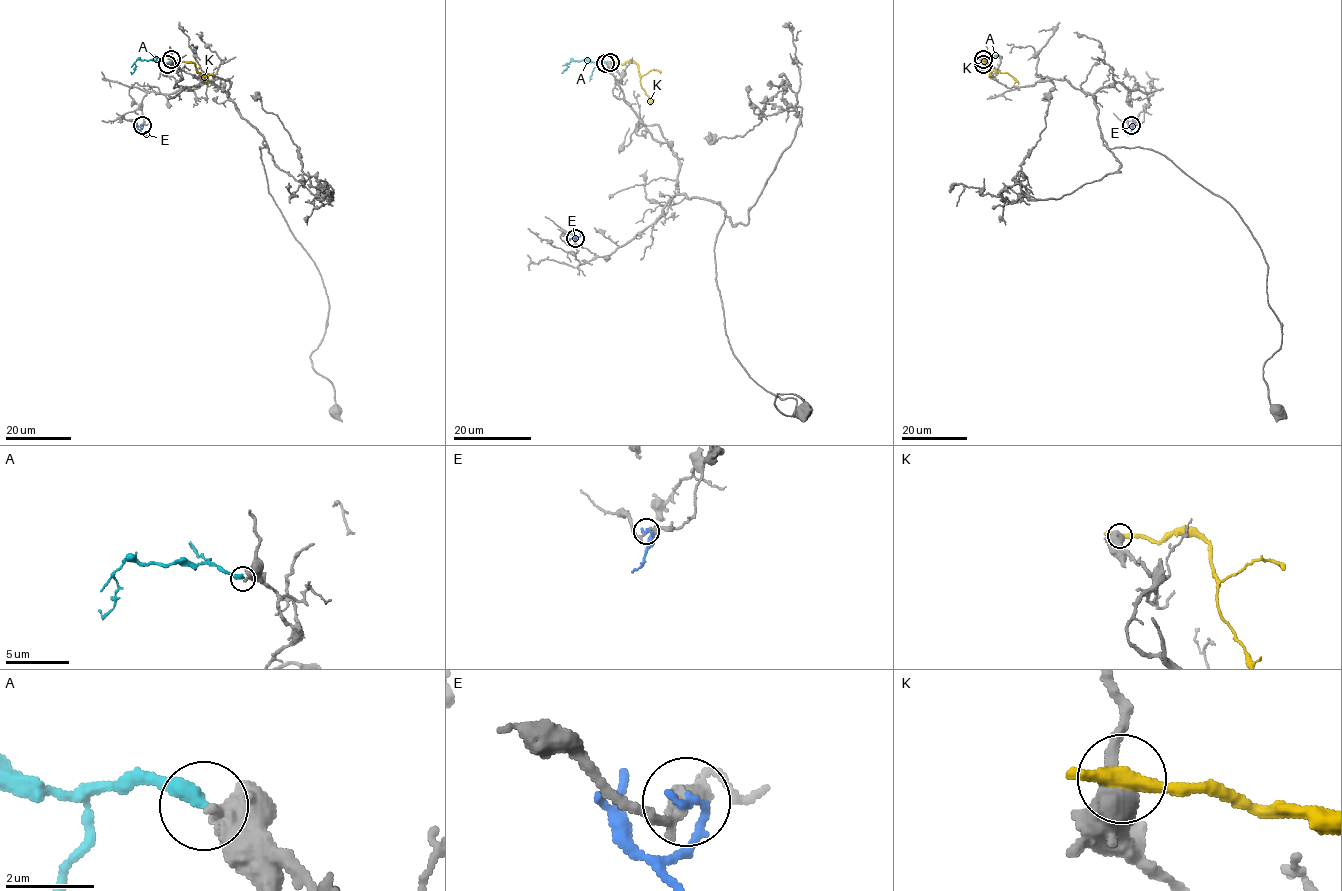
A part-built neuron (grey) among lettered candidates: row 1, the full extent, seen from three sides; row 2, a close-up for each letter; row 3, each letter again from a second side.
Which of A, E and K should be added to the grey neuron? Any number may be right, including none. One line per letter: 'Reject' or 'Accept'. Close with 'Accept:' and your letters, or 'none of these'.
A: Reject
E: Reject
K: Reject
Accept: none of these

